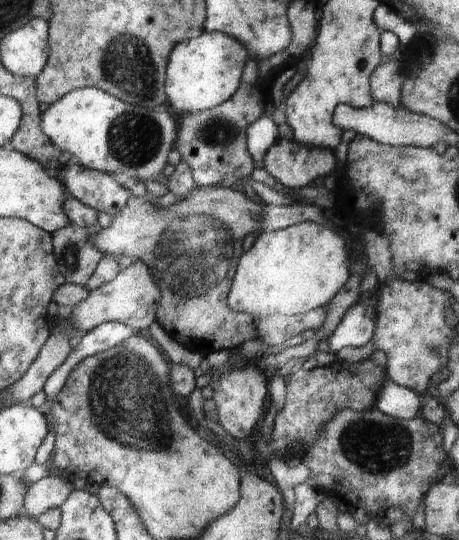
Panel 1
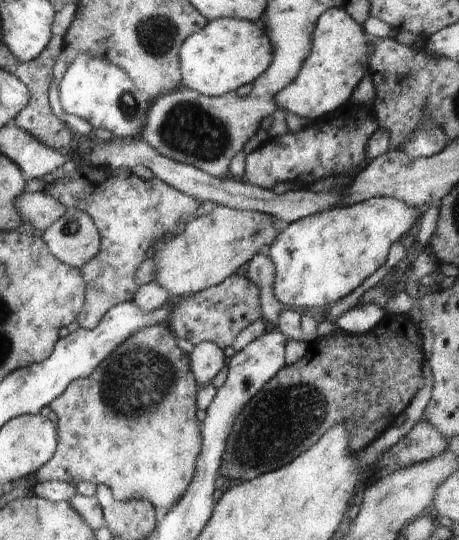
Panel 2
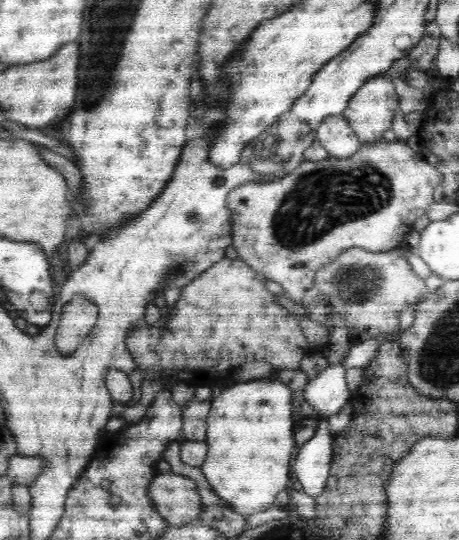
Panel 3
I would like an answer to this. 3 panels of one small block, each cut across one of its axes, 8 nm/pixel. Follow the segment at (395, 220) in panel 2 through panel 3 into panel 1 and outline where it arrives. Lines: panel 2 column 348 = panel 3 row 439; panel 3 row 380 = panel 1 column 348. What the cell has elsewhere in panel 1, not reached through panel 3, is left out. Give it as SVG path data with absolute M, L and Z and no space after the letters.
M302 221L275 231L260 231L254 244L238 256L227 303L236 312L247 312L258 321L273 314L301 315L326 307L349 279L349 257L346 241L339 232L324 223Z

